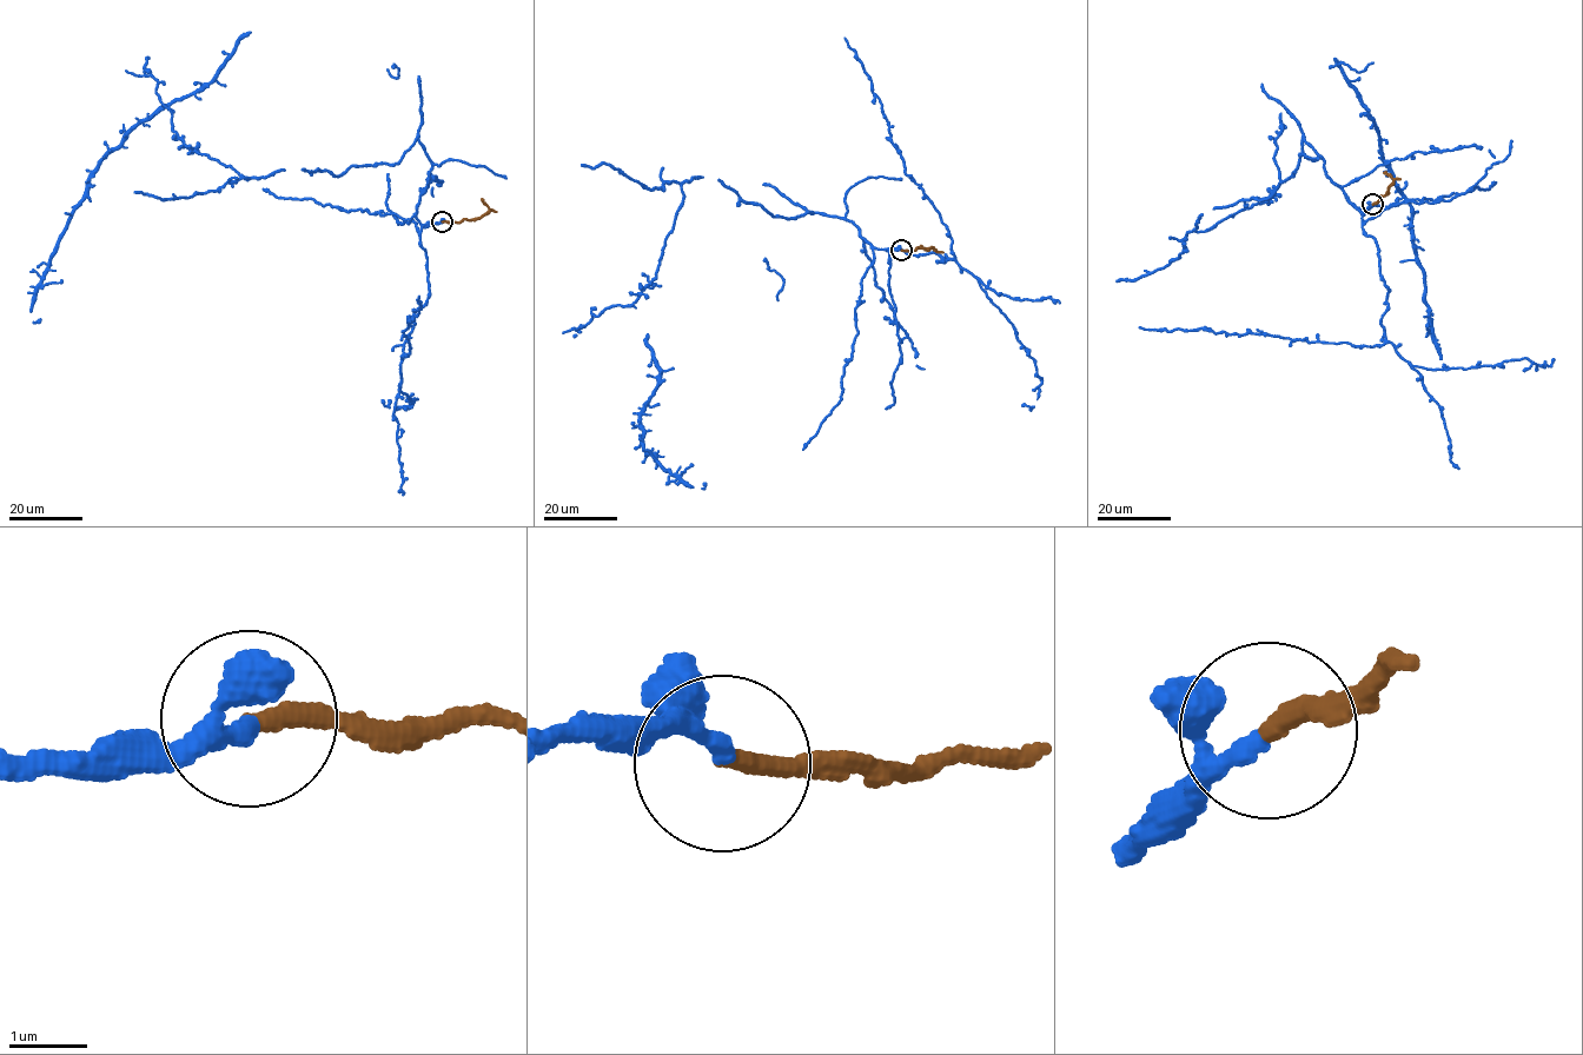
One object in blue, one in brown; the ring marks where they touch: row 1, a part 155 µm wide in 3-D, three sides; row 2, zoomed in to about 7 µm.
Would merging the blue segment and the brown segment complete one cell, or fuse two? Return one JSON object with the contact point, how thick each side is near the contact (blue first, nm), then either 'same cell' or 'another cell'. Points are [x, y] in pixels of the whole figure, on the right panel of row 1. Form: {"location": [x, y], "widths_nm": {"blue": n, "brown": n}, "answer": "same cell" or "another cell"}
{"location": [1372, 204], "widths_nm": {"blue": 150, "brown": 240}, "answer": "same cell"}

